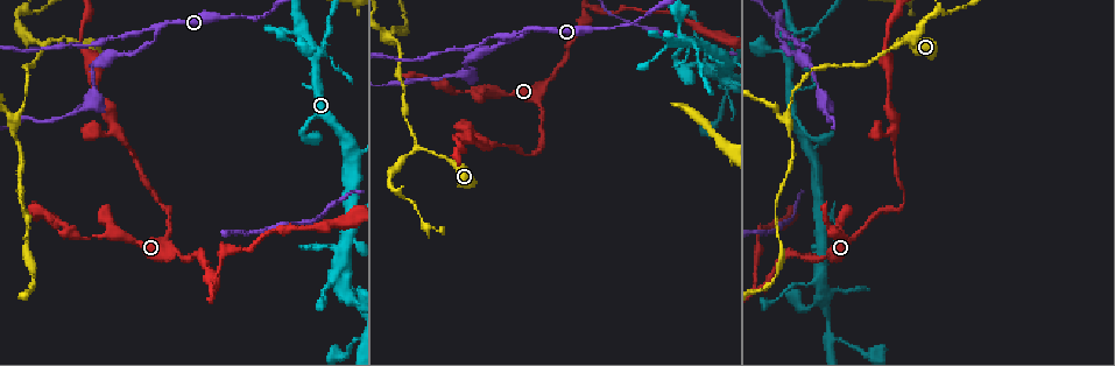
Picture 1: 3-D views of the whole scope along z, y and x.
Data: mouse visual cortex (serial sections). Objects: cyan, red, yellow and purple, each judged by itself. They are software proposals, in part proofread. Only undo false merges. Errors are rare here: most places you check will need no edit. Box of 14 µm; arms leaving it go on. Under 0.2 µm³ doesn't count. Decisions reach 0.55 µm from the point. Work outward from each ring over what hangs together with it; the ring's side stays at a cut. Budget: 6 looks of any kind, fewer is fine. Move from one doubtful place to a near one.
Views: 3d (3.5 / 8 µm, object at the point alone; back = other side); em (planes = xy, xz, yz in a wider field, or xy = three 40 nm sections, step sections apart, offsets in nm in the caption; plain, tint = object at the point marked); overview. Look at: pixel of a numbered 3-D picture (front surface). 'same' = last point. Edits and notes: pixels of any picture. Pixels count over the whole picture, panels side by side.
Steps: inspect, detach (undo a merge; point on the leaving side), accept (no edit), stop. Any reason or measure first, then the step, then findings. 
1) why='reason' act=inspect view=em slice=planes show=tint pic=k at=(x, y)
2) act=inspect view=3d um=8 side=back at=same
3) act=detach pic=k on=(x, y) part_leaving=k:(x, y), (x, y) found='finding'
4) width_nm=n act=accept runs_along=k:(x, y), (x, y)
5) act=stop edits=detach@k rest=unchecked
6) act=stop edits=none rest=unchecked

act=inspect view=3d um=3.5 pic=1 at=(65, 37)

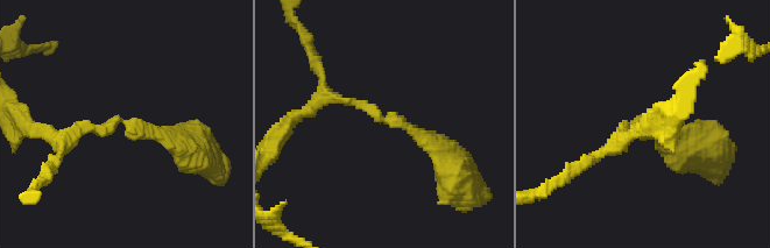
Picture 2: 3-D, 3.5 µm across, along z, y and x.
arm_widths_nm=150,250 why='now the EM' act=inspect view=em slice=planes show=tint pic=2 at=(121, 121)

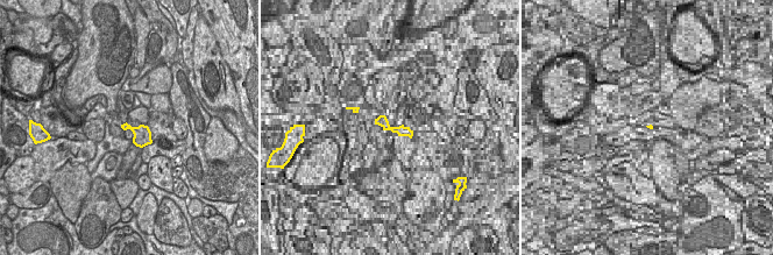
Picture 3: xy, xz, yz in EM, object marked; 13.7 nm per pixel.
act=accept runs_along=2:(446, 156), (403, 122), (324, 90) found='one cell here'

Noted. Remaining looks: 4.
why='arms part here' act=inspect view=3d um=8 pic=1 at=(775, 31)

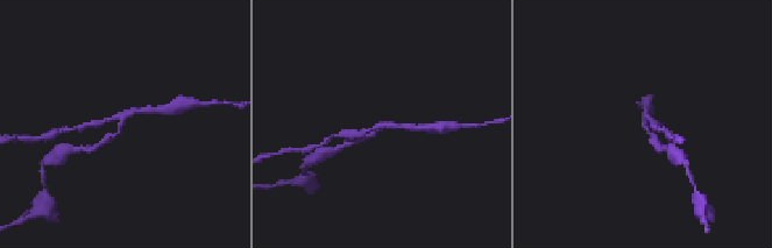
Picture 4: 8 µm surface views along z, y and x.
act=inspect view=em slice=planes show=tint pic=4 at=(644, 120)

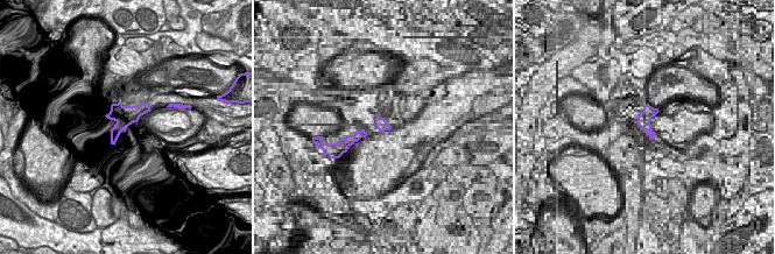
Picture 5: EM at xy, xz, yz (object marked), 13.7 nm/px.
arms=3 act=detach pic=4 on=(108, 137) border=5:(117, 120), (136, 121) found='two cells meet here'

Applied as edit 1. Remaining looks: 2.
why='a fork' act=inspect view=3d um=3.5 pic=1 at=(316, 55)

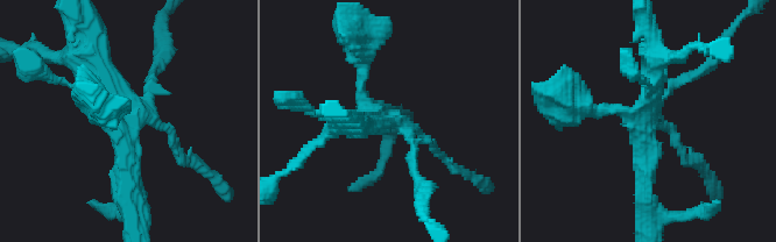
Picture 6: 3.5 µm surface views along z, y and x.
why='now the EM' act=inspect view=em slice=xy step=3 show=tint pic=6 at=(647, 125)

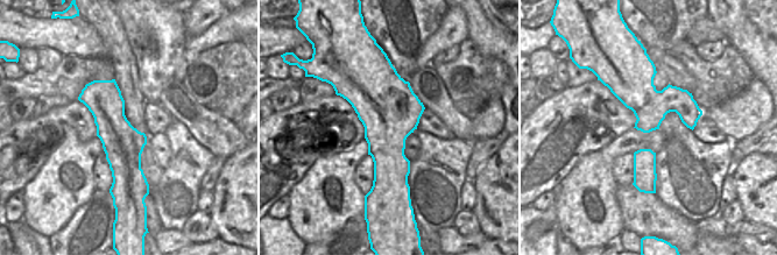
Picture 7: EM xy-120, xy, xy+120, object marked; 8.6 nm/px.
act=accept runs_along=6:(128, 201), (125, 123), (82, 58) found='all the same cell'

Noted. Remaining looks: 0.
act=stop edits=detach@4 rest=unchecked

